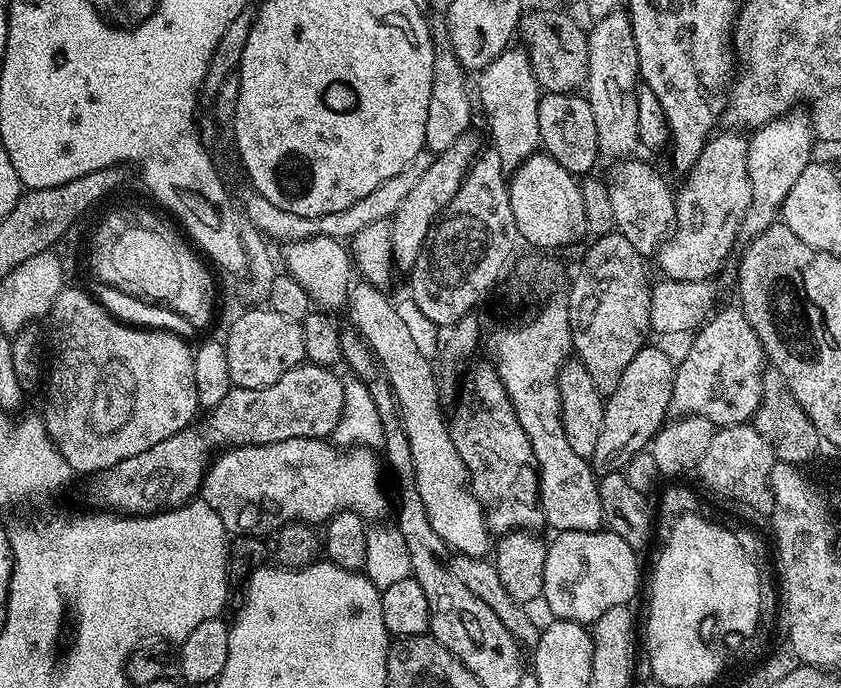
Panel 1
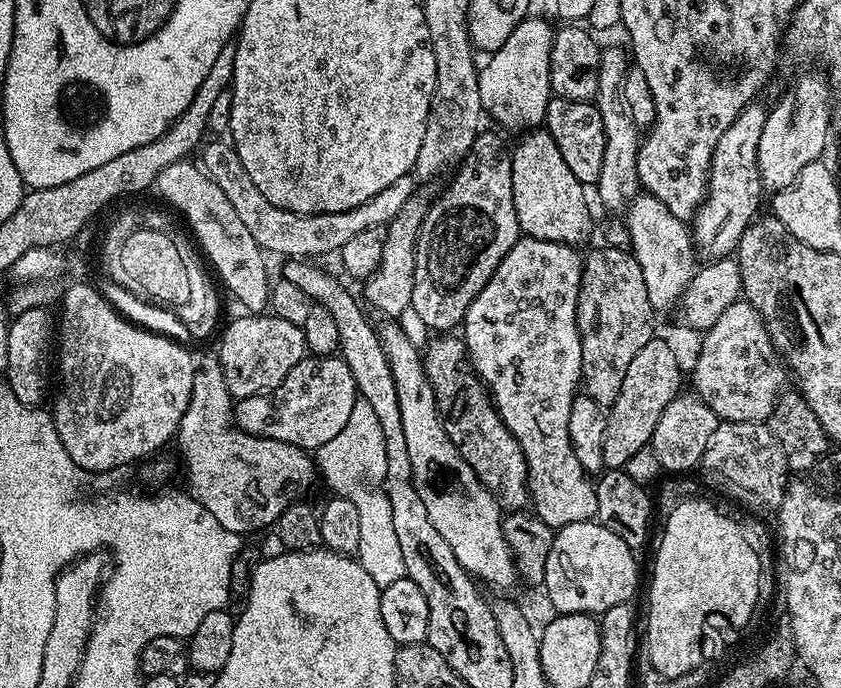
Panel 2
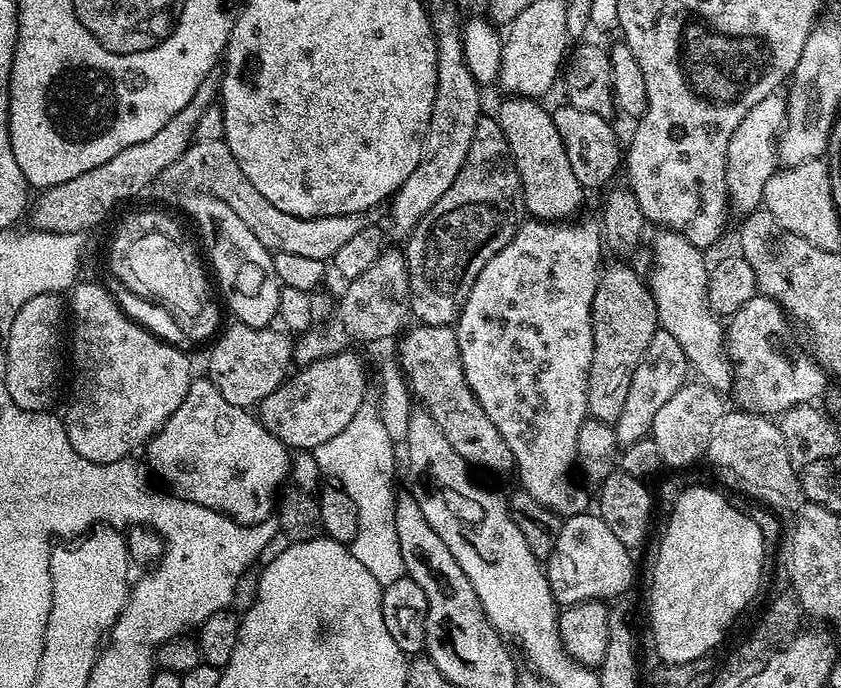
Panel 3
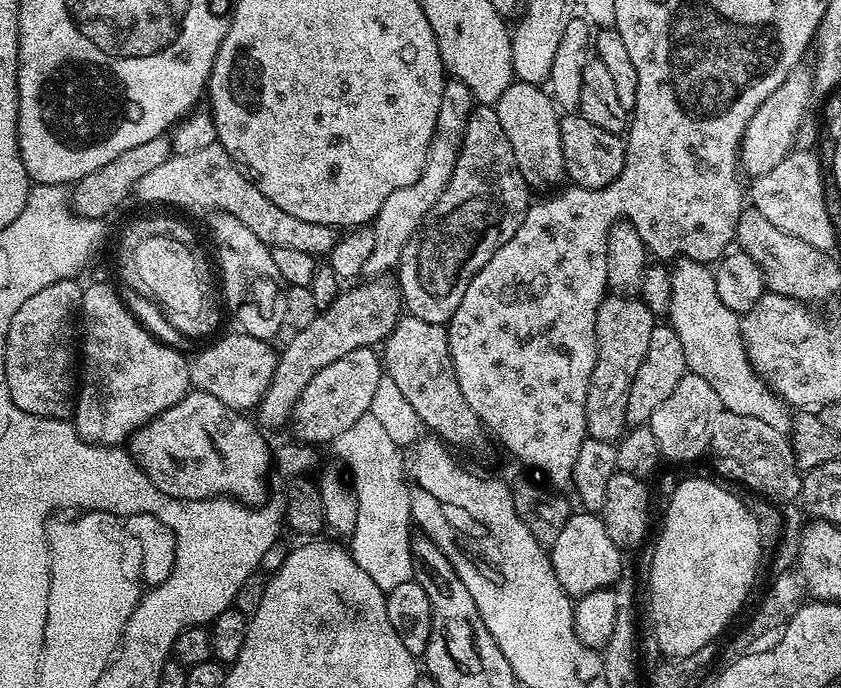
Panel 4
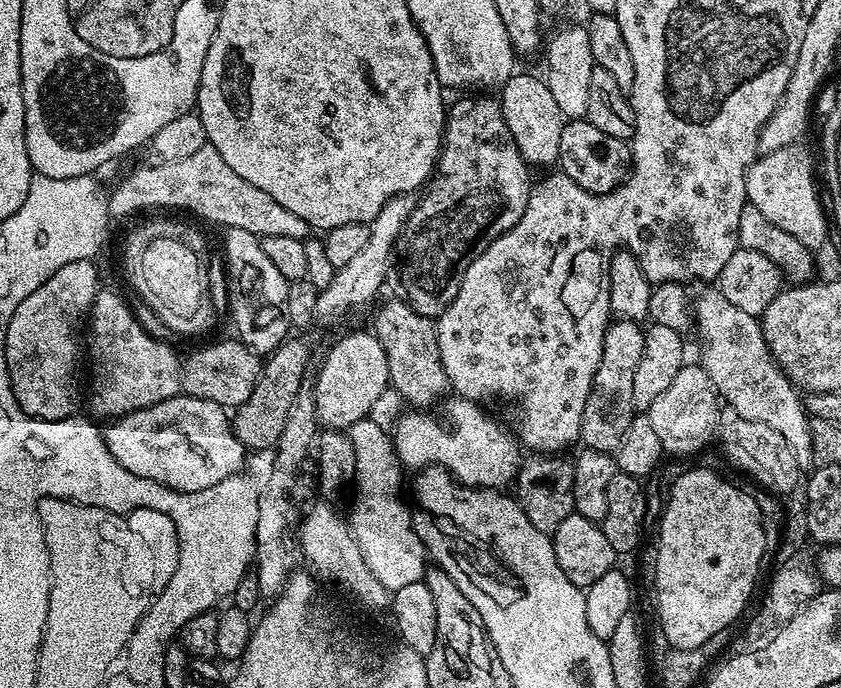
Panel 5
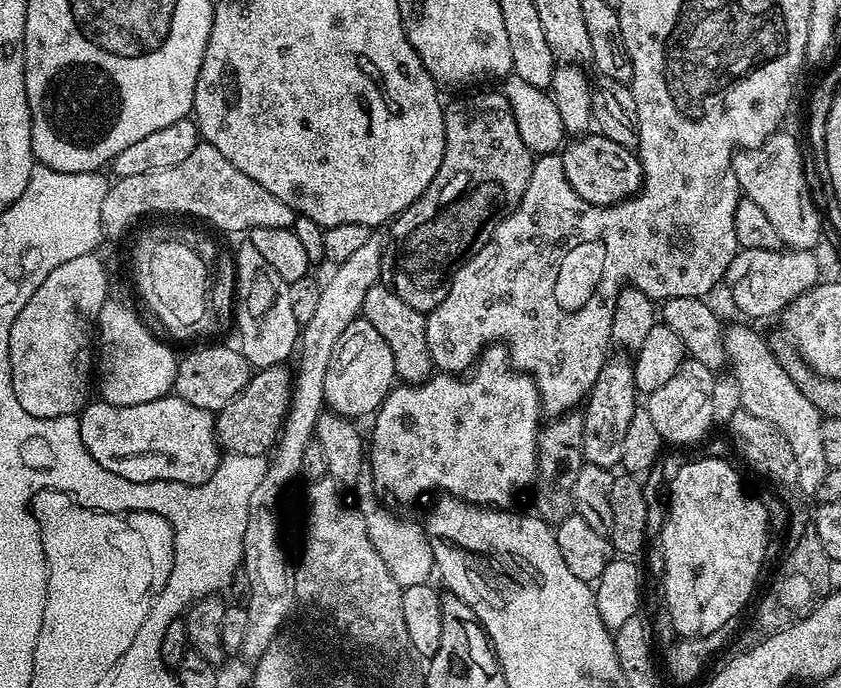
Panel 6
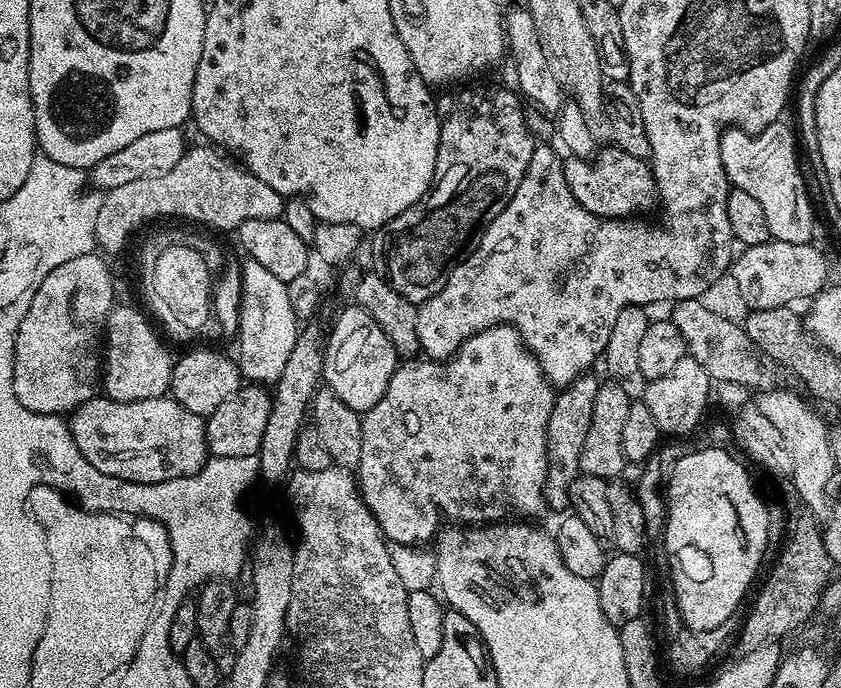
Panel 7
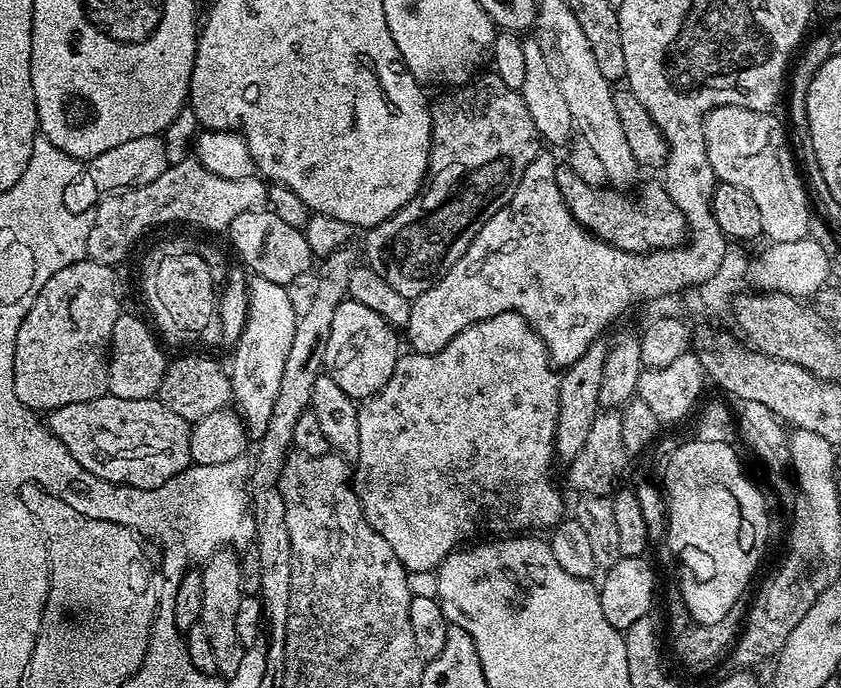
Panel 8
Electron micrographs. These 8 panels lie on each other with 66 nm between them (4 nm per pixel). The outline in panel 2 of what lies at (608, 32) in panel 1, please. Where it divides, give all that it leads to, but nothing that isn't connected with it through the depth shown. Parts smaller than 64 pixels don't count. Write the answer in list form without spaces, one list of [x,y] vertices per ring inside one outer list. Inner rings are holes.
[[[605,47],[601,51],[598,90],[594,101],[602,117],[603,132],[606,134],[606,152],[603,154],[602,171],[599,174],[596,191],[601,204],[608,211],[620,213],[627,209],[633,197],[640,192],[640,179],[637,174],[640,130],[630,115],[624,94],[625,74],[629,66],[625,51],[623,53],[618,48]]]

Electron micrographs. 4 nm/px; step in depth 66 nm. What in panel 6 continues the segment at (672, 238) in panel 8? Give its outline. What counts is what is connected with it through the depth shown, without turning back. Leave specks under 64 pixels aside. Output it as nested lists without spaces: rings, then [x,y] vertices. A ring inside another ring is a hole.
[[[582,134],[572,138],[563,145],[559,153],[562,166],[570,186],[586,202],[597,204],[603,208],[611,204],[621,204],[630,196],[635,196],[644,183],[644,171],[640,165],[640,157],[626,146],[618,146],[618,142],[610,142],[603,134]]]

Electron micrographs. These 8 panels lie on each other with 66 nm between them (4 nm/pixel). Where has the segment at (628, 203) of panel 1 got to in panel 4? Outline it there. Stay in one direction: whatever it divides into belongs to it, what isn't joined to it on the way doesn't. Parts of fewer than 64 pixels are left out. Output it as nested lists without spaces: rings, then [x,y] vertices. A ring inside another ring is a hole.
[[[683,258],[671,265],[666,319],[676,332],[678,342],[682,342],[687,371],[691,375],[701,376],[710,382],[710,386],[714,386],[714,394],[718,394],[723,411],[758,418],[782,433],[789,431],[789,405],[752,371],[740,333],[740,316],[728,306],[722,306],[722,298],[718,298],[716,289],[716,277],[705,265]]]

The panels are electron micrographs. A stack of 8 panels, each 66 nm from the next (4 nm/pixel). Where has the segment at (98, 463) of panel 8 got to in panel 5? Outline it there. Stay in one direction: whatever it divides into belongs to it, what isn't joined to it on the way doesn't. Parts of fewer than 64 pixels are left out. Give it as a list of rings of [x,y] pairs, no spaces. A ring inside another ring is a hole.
[[[181,394],[149,408],[134,410],[113,419],[109,424],[112,425],[108,429],[105,427],[102,435],[110,454],[118,466],[126,466],[126,470],[138,480],[153,480],[179,492],[197,492],[214,486],[214,482],[222,482],[222,478],[235,476],[243,469],[240,467],[243,466],[246,455],[244,443],[234,434],[226,409],[209,400]]]

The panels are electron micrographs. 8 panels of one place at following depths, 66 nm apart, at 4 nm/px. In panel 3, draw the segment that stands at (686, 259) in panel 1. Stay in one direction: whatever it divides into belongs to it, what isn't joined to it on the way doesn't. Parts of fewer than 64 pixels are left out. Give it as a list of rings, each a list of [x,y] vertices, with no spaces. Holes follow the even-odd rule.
[[[779,91],[772,92],[762,102],[757,102],[738,122],[734,134],[730,134],[726,150],[726,168],[724,170],[724,186],[728,191],[728,203],[731,211],[747,214],[761,207],[766,182],[778,171],[776,159],[776,137],[784,125],[786,99]]]

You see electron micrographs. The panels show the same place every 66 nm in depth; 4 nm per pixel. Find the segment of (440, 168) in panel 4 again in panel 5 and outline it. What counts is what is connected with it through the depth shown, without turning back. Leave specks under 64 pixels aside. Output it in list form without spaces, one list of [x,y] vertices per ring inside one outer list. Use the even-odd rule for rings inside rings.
[[[403,192],[401,196],[395,196],[378,210],[372,223],[368,225],[370,238],[366,241],[366,246],[354,257],[353,261],[346,262],[346,266],[336,269],[334,278],[330,286],[319,291],[318,306],[316,307],[316,320],[319,323],[332,324],[335,320],[343,318],[347,312],[352,312],[355,308],[360,308],[363,304],[368,304],[380,292],[380,287],[384,284],[384,279],[388,276],[388,267],[393,267],[392,251],[397,251],[404,235],[404,228],[408,224],[410,214],[415,210],[418,203],[416,192]]]

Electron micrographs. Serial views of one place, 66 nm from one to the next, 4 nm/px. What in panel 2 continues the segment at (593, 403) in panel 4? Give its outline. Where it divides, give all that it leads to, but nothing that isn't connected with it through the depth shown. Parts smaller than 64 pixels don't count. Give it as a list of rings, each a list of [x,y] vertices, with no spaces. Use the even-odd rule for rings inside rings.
[[[609,246],[583,257],[584,273],[580,279],[580,293],[576,307],[576,321],[582,342],[582,377],[583,391],[601,406],[611,406],[622,390],[622,381],[626,379],[626,370],[634,354],[654,338],[650,306],[650,294],[646,294],[646,281],[642,279],[642,266],[638,266],[635,256],[623,247]]]

